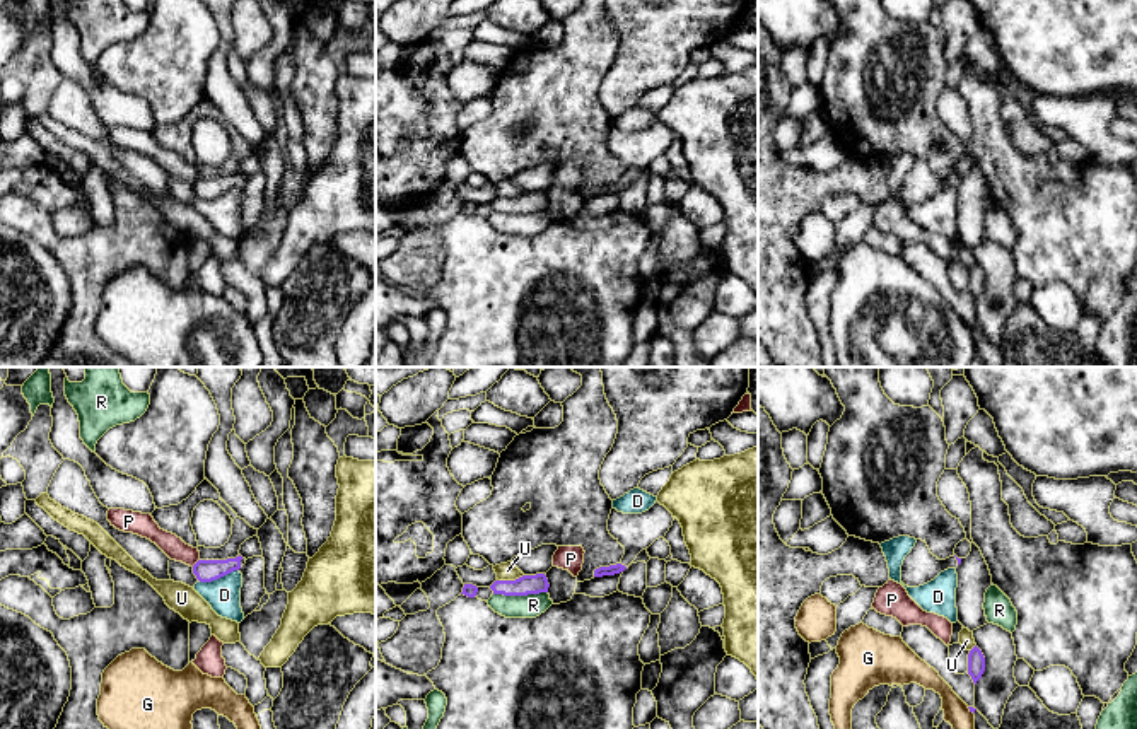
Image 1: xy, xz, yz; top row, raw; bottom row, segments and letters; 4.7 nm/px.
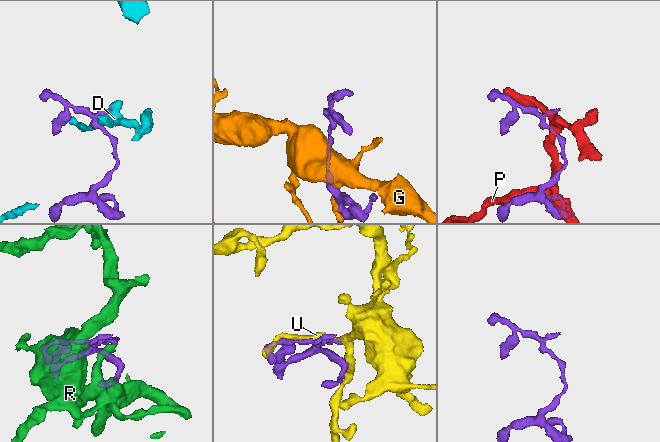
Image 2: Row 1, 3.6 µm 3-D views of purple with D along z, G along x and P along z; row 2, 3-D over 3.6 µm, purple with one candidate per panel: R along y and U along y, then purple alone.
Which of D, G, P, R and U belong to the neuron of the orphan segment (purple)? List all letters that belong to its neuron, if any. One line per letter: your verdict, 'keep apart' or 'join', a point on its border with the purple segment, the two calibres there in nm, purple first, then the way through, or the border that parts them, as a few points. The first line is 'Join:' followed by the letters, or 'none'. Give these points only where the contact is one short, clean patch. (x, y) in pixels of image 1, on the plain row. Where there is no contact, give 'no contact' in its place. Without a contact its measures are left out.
Join: none
D: keep apart | xy (217, 195) | 110/160 nm | along xy (238, 186), (210, 198), (198, 198)
G: keep apart | yz (970, 328) | 20/120 nm
P: keep apart | xy (197, 180) | 110/100 nm
R: keep apart | xz (519, 212) | 100/110 nm
U: keep apart | xz (511, 198) | 100/80 nm

